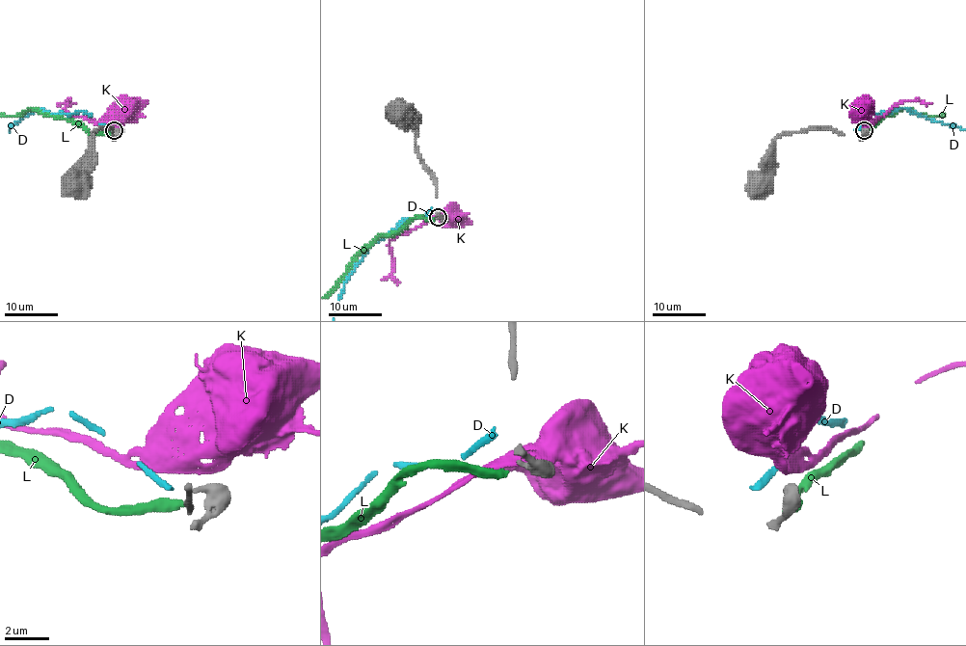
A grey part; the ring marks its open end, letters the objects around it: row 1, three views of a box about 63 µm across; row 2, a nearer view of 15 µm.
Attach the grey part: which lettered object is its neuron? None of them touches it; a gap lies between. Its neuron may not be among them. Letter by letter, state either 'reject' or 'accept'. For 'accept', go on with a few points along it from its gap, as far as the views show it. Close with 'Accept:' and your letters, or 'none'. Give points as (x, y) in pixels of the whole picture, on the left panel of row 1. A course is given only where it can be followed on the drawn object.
D: reject
K: reject
L: reject
Accept: none

